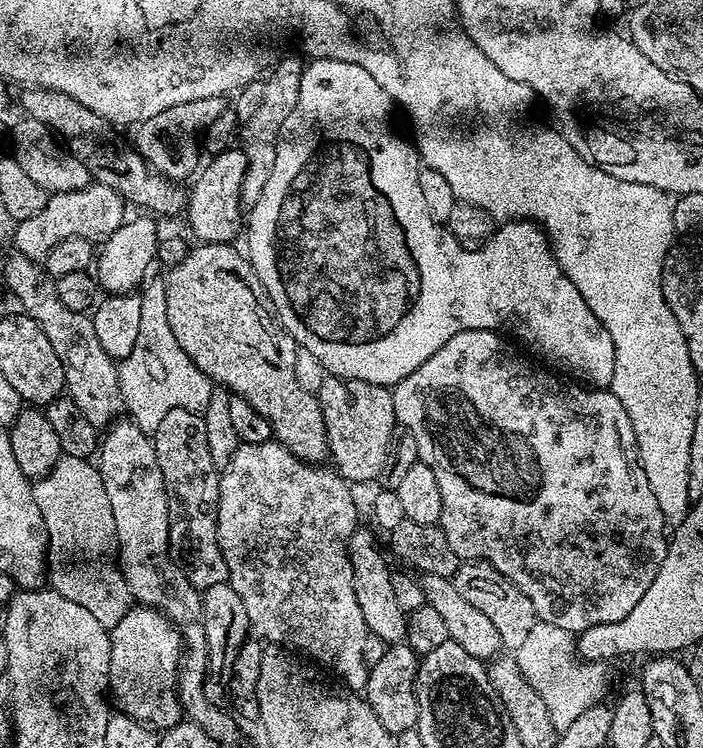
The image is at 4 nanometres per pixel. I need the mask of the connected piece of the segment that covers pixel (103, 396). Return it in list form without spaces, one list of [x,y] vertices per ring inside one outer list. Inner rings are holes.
[[[13,255],[4,264],[4,280],[8,283],[9,290],[16,292],[24,307],[21,309],[33,316],[42,326],[46,338],[50,338],[50,346],[54,346],[64,367],[66,395],[74,401],[78,410],[82,410],[82,414],[86,414],[86,418],[90,418],[92,424],[107,425],[117,415],[115,412],[119,410],[120,404],[122,408],[117,361],[106,354],[106,350],[102,350],[102,342],[98,342],[98,334],[94,334],[91,315],[70,310],[56,293],[55,287],[51,283],[44,284],[45,269],[41,265],[39,268],[31,260],[31,255]]]

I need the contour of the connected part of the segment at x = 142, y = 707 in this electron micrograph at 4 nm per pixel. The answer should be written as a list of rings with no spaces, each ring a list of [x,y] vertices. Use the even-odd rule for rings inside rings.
[[[133,606],[122,622],[110,629],[110,674],[108,686],[115,707],[130,718],[156,730],[167,730],[182,719],[176,699],[176,669],[182,655],[177,625],[162,612],[147,606]]]

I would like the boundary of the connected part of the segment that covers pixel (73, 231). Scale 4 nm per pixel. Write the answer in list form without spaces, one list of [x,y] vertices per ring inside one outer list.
[[[90,182],[86,187],[73,187],[58,194],[49,195],[47,206],[30,218],[17,221],[14,240],[17,251],[35,252],[41,256],[51,251],[51,245],[70,236],[86,237],[98,240],[106,238],[124,223],[126,219],[126,201],[114,187]]]

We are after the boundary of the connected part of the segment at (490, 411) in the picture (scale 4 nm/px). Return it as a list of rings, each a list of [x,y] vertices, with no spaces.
[[[490,328],[462,330],[458,334],[454,334],[454,338],[450,338],[446,342],[446,346],[442,346],[442,350],[430,354],[430,358],[426,358],[426,362],[422,362],[422,366],[418,366],[418,370],[414,370],[409,376],[398,381],[391,389],[396,423],[399,427],[410,430],[410,434],[414,434],[414,442],[418,442],[419,463],[430,466],[430,470],[434,470],[434,478],[438,478],[438,486],[442,490],[442,514],[440,515],[439,525],[446,534],[446,542],[450,542],[450,550],[454,550],[454,554],[460,557],[461,561],[485,560],[486,562],[490,562],[490,566],[494,566],[494,570],[498,570],[498,574],[510,578],[510,582],[514,586],[518,586],[518,590],[522,590],[522,594],[526,594],[526,598],[530,598],[530,602],[536,611],[536,619],[541,624],[562,626],[562,630],[579,634],[585,632],[587,628],[595,624],[618,622],[622,618],[626,618],[626,614],[630,614],[630,610],[634,610],[634,606],[638,606],[642,594],[646,594],[646,590],[650,590],[650,582],[654,582],[654,574],[658,574],[658,566],[662,562],[662,558],[666,558],[666,554],[668,553],[666,532],[664,536],[664,531],[666,531],[664,515],[662,514],[662,510],[658,510],[658,498],[654,498],[654,490],[650,490],[650,482],[646,482],[646,470],[642,470],[642,462],[638,454],[634,426],[630,422],[630,418],[626,414],[622,402],[618,402],[618,398],[612,391],[605,390],[600,386],[587,386],[588,388],[583,388],[580,384],[571,384],[568,380],[559,380],[559,378],[555,376],[555,374],[557,375],[555,371],[549,370],[539,363],[536,363],[537,365],[531,364],[531,362],[527,360],[529,357],[525,355],[515,343],[512,343],[512,345],[507,344],[504,340],[500,340],[500,334],[499,331]]]

